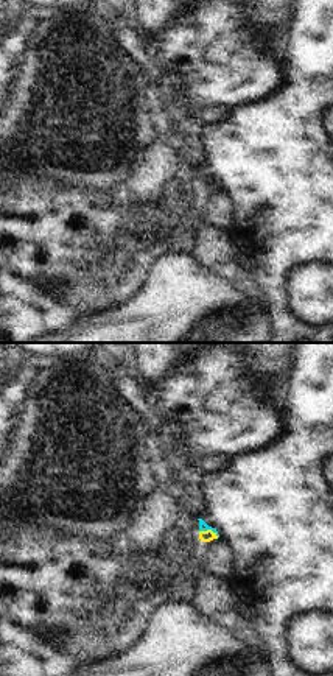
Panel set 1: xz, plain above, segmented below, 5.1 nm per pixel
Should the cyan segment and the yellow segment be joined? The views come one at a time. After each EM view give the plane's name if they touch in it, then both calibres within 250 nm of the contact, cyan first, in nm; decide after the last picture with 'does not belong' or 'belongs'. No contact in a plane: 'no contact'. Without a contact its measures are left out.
meets cyan in xz; 50 nm thick on the cyan side, 60 nm on the other

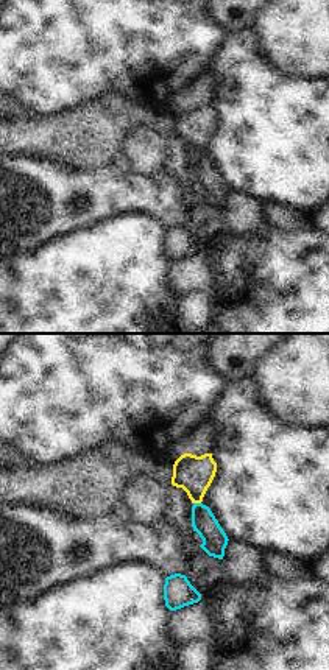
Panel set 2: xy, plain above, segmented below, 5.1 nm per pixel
meets cyan in xy; 130 nm thick on the cyan side, 190 nm on the other

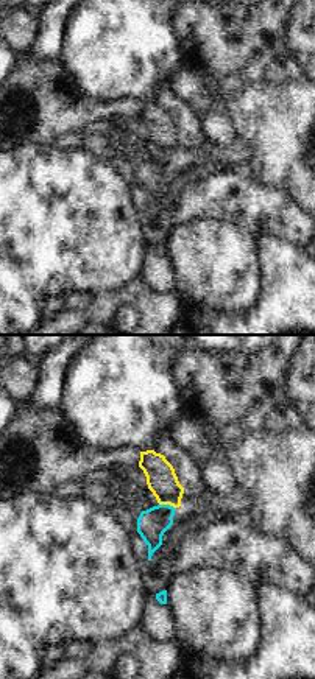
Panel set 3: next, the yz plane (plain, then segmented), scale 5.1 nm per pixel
meets cyan in yz; 160 nm thick on the cyan side, 160 nm on the other

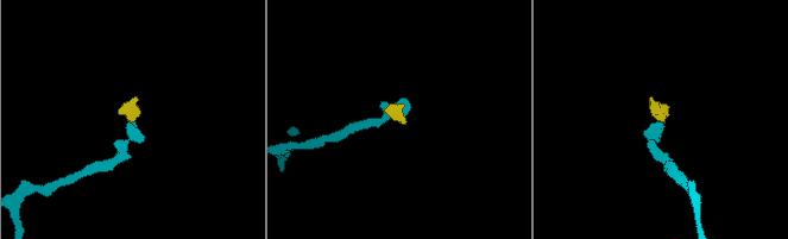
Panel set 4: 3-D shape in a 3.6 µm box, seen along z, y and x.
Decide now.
belongs

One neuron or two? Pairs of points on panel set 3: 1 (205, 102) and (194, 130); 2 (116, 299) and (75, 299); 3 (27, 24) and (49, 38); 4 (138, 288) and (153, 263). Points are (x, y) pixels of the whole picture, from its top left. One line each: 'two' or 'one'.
1: two
2: two
3: two
4: two

